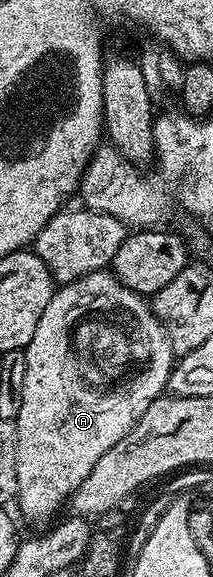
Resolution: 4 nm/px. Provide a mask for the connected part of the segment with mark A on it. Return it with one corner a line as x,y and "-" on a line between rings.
110,270
93,272
71,284
61,285
44,314
40,314
36,334
32,334
32,342
28,342
24,351
24,394
16,421
16,508
22,511
24,519
42,524
59,515
62,504
64,508
80,482
92,474
92,466
96,466
120,438
129,434
144,410
167,391
176,357
151,301
128,290

